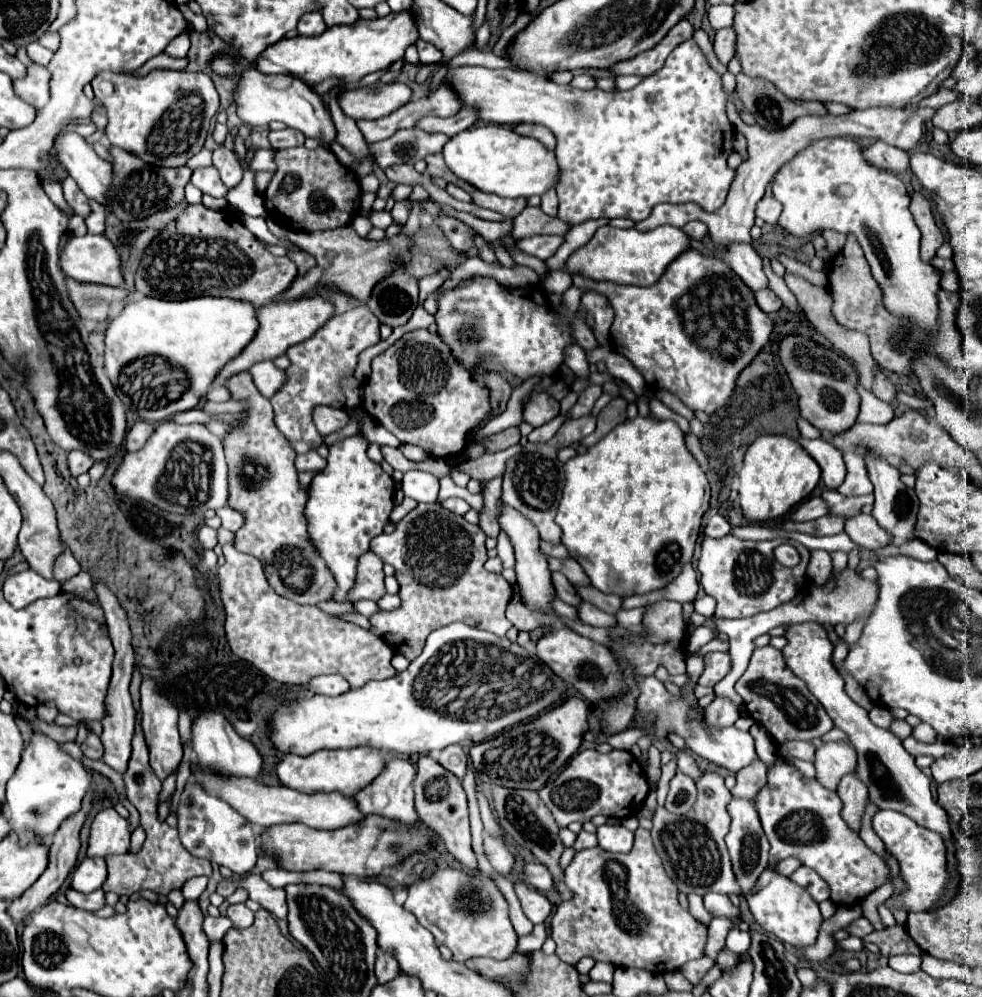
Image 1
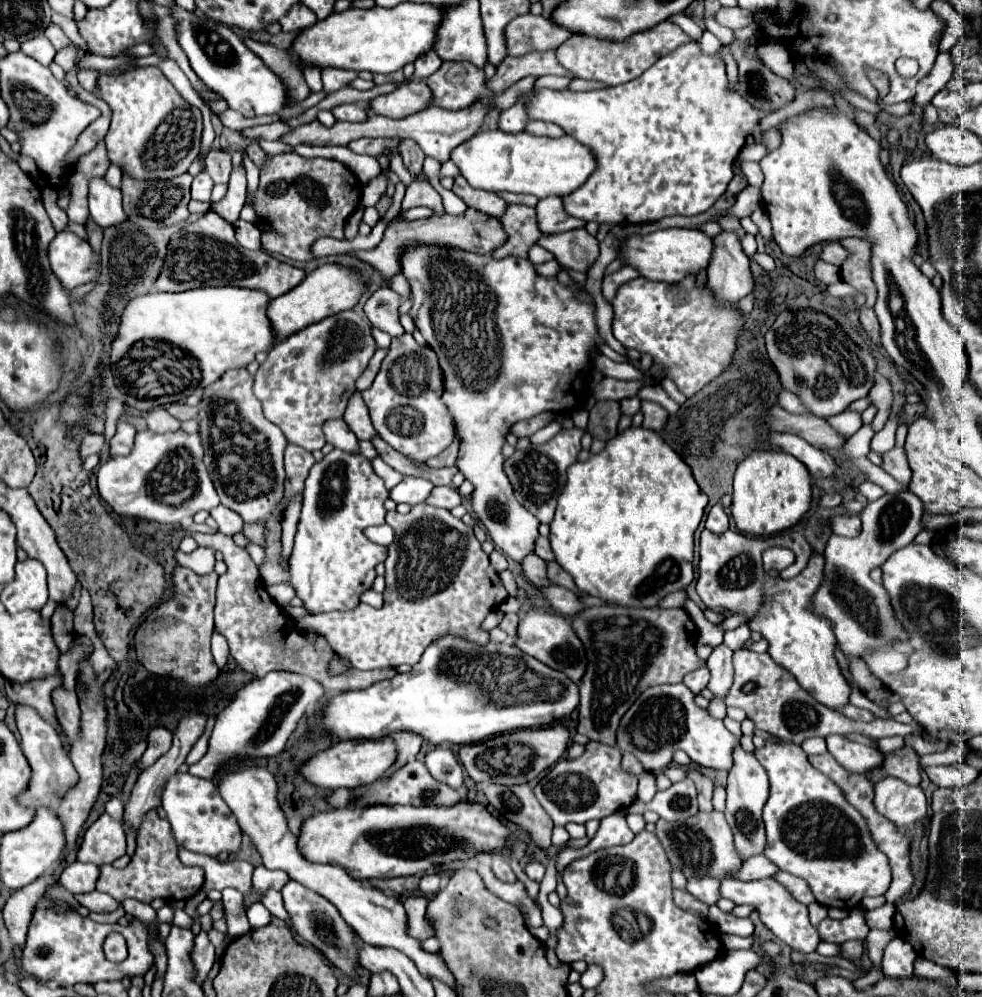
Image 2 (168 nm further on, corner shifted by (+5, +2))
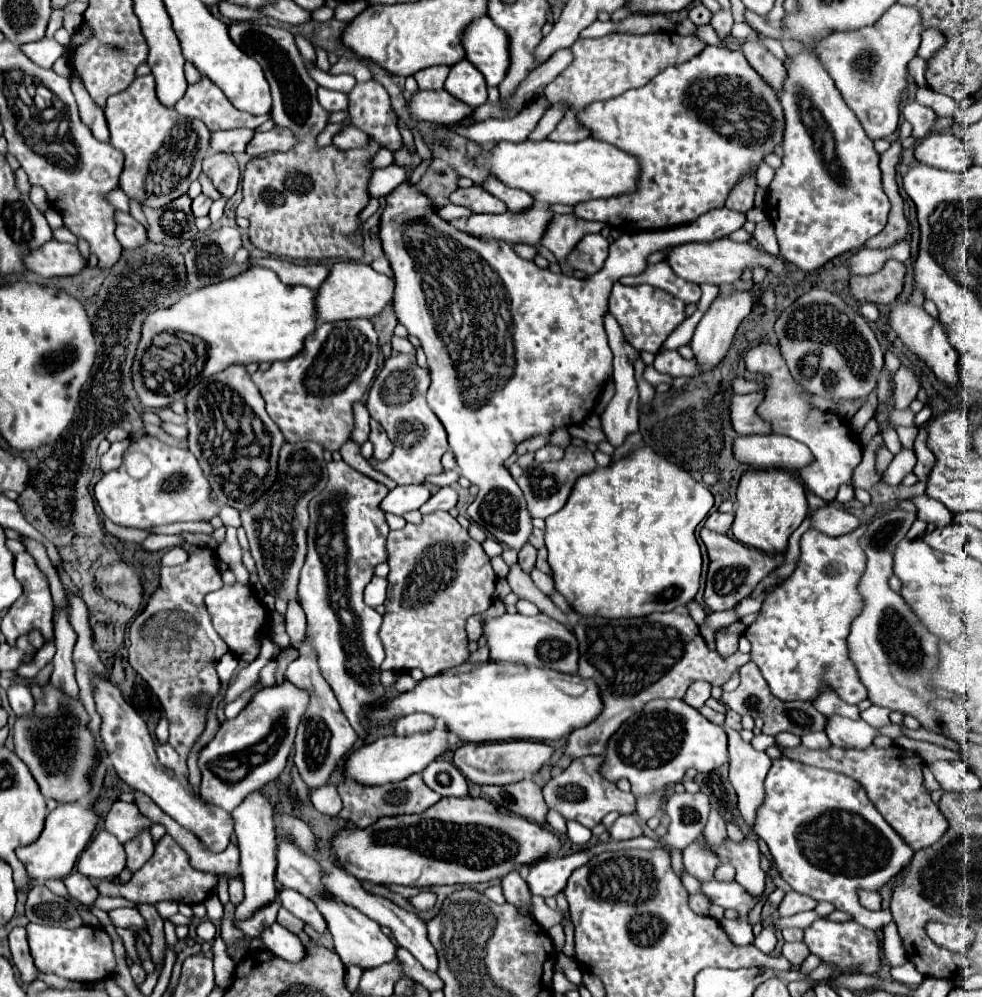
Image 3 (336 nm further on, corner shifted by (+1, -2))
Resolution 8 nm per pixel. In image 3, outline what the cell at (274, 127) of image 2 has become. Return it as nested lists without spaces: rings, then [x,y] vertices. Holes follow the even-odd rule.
[[[230,129],[230,131],[214,131],[210,139],[210,147],[216,153],[242,153],[252,139],[254,129]]]

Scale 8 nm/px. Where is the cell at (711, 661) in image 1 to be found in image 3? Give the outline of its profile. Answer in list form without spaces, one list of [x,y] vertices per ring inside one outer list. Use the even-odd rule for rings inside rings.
[[[698,681],[698,683],[692,683],[686,691],[686,695],[682,697],[682,701],[694,709],[700,709],[708,699],[710,699],[710,685],[706,681]]]

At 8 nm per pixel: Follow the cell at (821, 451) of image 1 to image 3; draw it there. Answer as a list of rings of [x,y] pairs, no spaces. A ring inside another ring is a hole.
[[[746,435],[736,437],[732,453],[738,463],[752,469],[784,469],[796,471],[812,461],[810,449],[796,439],[784,435]]]

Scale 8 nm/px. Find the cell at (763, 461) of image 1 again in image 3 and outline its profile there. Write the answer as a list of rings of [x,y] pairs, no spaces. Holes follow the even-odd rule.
[[[780,469],[748,471],[738,485],[736,519],[732,523],[732,537],[742,545],[760,549],[762,553],[784,553],[788,537],[800,527],[808,515],[808,501],[802,483],[792,473]]]

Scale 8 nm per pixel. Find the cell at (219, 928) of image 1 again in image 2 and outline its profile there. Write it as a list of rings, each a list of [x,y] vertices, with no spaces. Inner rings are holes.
[[[202,929],[198,935],[196,935],[196,941],[194,941],[194,951],[192,951],[192,959],[194,959],[194,965],[196,965],[196,971],[198,971],[198,979],[204,981],[208,971],[212,969],[216,957],[214,957],[214,945],[210,943],[208,939],[208,931]]]

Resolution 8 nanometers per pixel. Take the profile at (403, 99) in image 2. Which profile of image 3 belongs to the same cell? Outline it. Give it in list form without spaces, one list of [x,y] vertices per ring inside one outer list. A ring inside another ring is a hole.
[[[418,91],[410,101],[414,117],[432,121],[438,125],[456,125],[472,117],[474,107],[462,103],[446,91]]]

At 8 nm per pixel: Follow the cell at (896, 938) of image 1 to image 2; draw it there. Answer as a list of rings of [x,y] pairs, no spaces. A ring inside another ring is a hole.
[[[846,941],[842,945],[842,957],[848,960],[857,960],[865,952],[865,948],[862,941]]]

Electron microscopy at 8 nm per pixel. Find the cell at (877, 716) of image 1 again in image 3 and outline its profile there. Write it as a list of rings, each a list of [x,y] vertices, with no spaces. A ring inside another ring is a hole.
[[[824,691],[820,693],[812,705],[816,709],[820,709],[820,713],[824,713],[826,717],[832,717],[832,715],[842,715],[842,717],[850,717],[850,719],[860,719],[860,709],[856,705],[848,705],[844,703],[834,691]]]

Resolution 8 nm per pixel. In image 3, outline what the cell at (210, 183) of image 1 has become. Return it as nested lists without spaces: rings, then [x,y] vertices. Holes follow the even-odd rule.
[[[198,195],[194,201],[192,201],[192,213],[196,217],[206,217],[208,211],[210,211],[210,205],[212,205],[212,199],[208,199],[206,195]]]

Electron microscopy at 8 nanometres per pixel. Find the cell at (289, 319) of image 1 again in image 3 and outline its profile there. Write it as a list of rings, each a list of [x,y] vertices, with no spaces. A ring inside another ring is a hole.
[[[340,261],[332,265],[332,273],[328,281],[318,289],[316,311],[320,313],[320,321],[342,321],[342,319],[370,319],[384,311],[384,307],[392,301],[394,281],[388,275],[376,273],[370,265],[358,261]]]

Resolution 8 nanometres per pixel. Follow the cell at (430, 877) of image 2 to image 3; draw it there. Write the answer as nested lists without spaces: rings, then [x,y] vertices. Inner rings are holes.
[[[422,891],[422,893],[418,893],[416,897],[410,897],[408,901],[416,907],[416,911],[428,911],[428,909],[434,907],[436,895],[434,895],[432,891]]]

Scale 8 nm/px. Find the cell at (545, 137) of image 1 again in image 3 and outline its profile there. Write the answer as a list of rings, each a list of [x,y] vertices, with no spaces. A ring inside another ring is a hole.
[[[660,31],[648,35],[610,33],[600,39],[578,39],[572,45],[574,63],[544,89],[544,95],[572,95],[572,103],[568,105],[564,117],[560,119],[556,129],[548,135],[548,139],[570,143],[570,141],[582,141],[590,137],[590,129],[578,121],[576,113],[580,113],[594,101],[608,101],[622,95],[628,89],[646,85],[654,75],[658,75],[666,67],[696,57],[704,47],[706,47],[704,41],[692,35],[682,37],[674,31]]]

